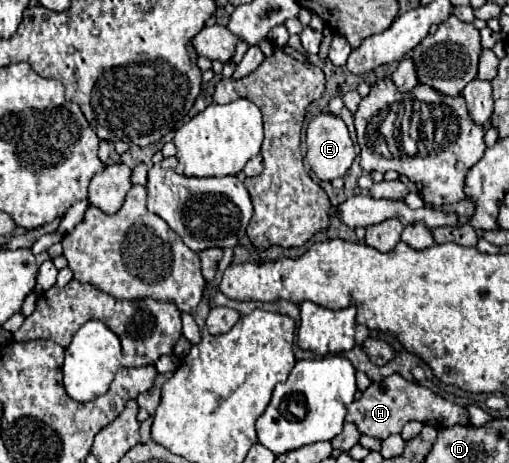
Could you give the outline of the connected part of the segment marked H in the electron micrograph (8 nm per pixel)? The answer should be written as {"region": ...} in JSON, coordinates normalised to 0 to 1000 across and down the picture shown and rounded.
{"region":[[[768,808],[752,816],[749,825],[733,825],[705,864],[690,873],[682,886],[682,911],[697,911],[709,937],[756,950],[772,933],[788,933],[792,920],[807,907],[843,916],[859,929],[878,924],[886,916],[917,916],[921,898],[910,877],[898,877],[859,851],[851,851],[843,838],[823,834],[819,825],[804,825],[784,808]]]}

